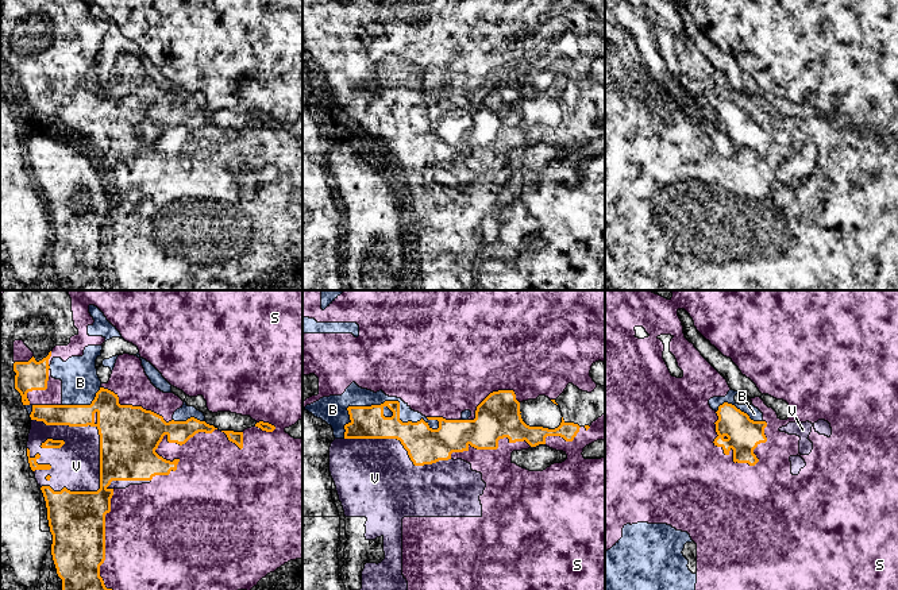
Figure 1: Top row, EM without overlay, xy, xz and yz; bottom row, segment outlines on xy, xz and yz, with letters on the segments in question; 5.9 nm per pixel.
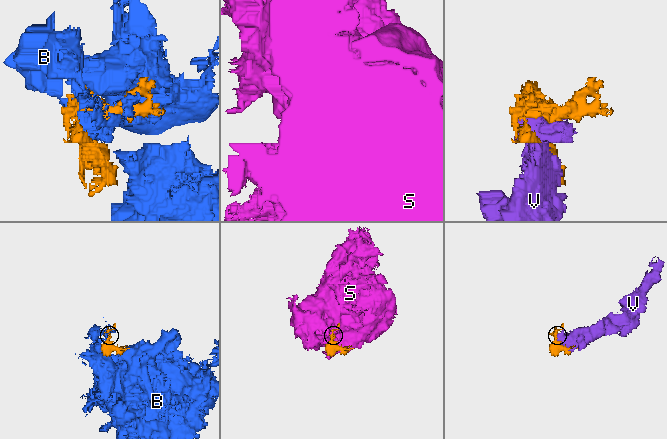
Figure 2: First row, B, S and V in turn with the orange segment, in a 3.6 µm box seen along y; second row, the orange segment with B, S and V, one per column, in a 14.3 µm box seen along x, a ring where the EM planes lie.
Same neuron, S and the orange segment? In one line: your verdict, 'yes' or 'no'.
no

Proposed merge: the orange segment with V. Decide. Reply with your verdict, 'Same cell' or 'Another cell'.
Same cell

